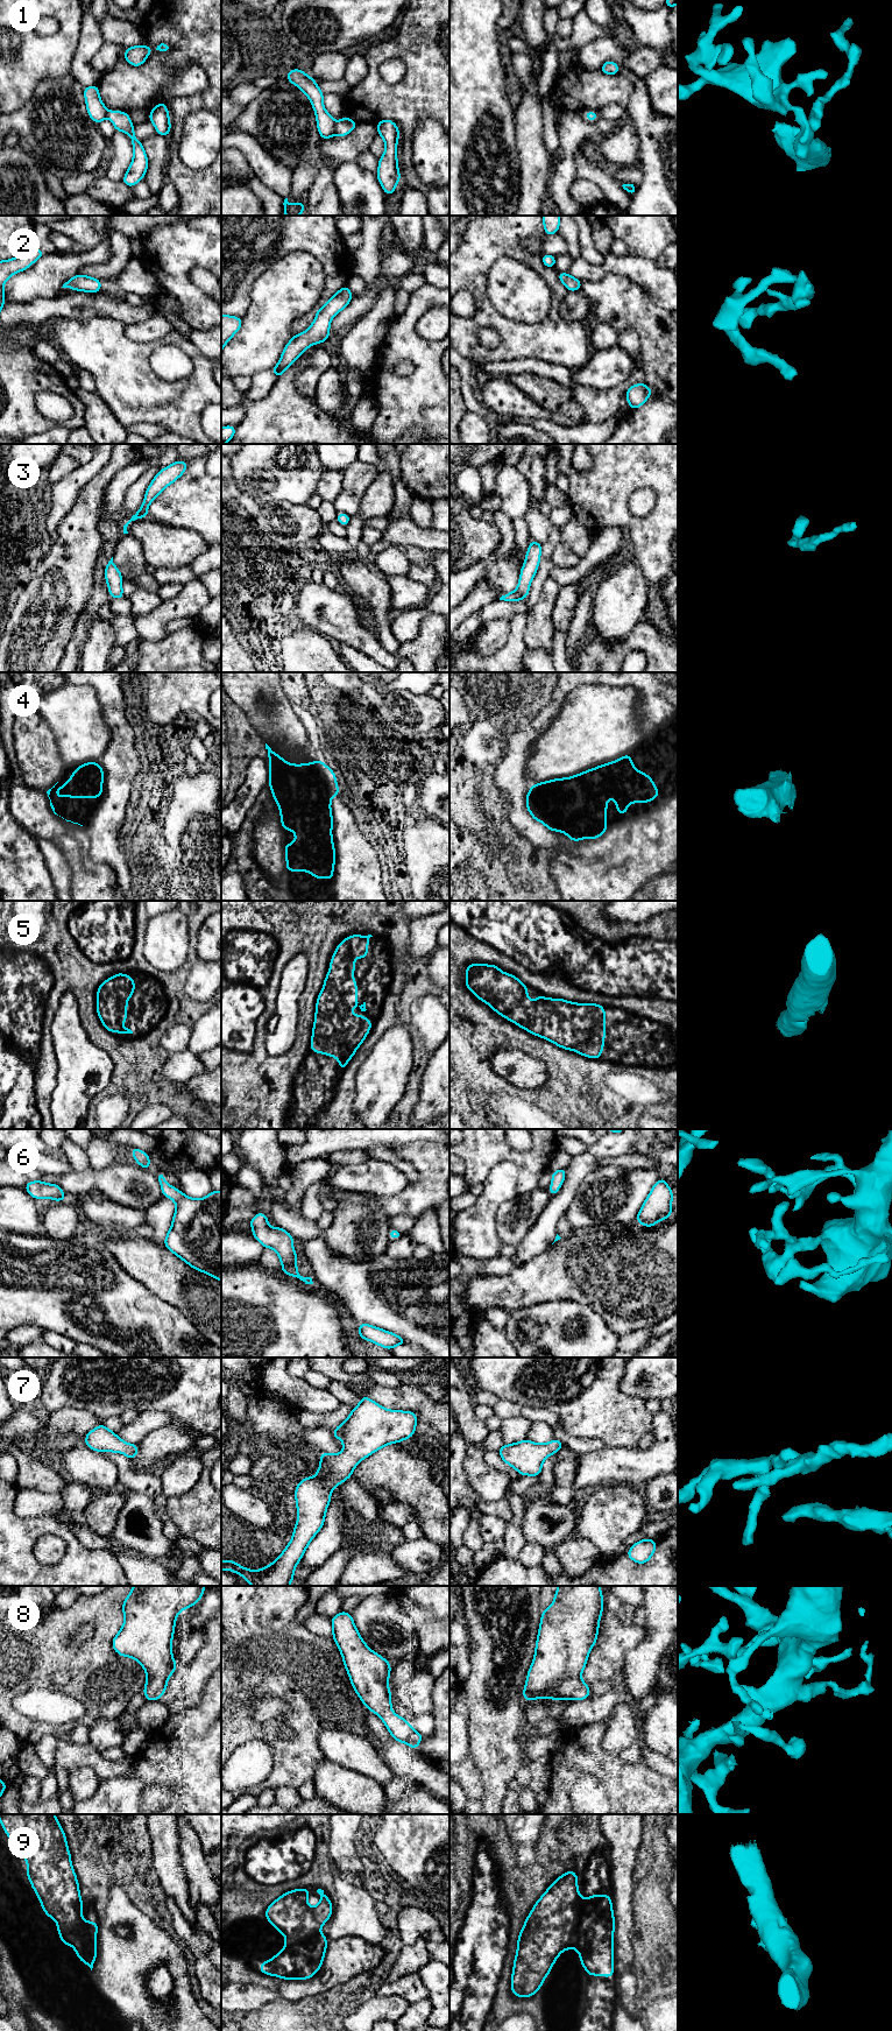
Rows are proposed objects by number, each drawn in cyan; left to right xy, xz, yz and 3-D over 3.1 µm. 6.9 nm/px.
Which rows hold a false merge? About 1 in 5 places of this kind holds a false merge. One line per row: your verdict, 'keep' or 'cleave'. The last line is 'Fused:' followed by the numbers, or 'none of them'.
1: cleave
2: keep
3: keep
4: keep
5: keep
6: keep
7: keep
8: keep
9: cleave
Fused: 1, 9

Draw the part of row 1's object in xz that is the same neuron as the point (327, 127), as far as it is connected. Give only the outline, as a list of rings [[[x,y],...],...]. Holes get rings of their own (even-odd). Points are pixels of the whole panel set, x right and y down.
[[[299,69],[290,70],[285,79],[299,87],[310,99],[317,118],[318,133],[323,140],[335,135],[338,124],[326,112],[323,104],[324,93],[318,87],[317,82]]]

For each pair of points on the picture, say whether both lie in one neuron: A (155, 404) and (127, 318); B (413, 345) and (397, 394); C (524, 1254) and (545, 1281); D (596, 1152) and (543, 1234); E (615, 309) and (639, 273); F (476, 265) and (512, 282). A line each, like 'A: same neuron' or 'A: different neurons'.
A: different neurons
B: same neuron
C: different neurons
D: same neuron
E: different neurons
F: different neurons

